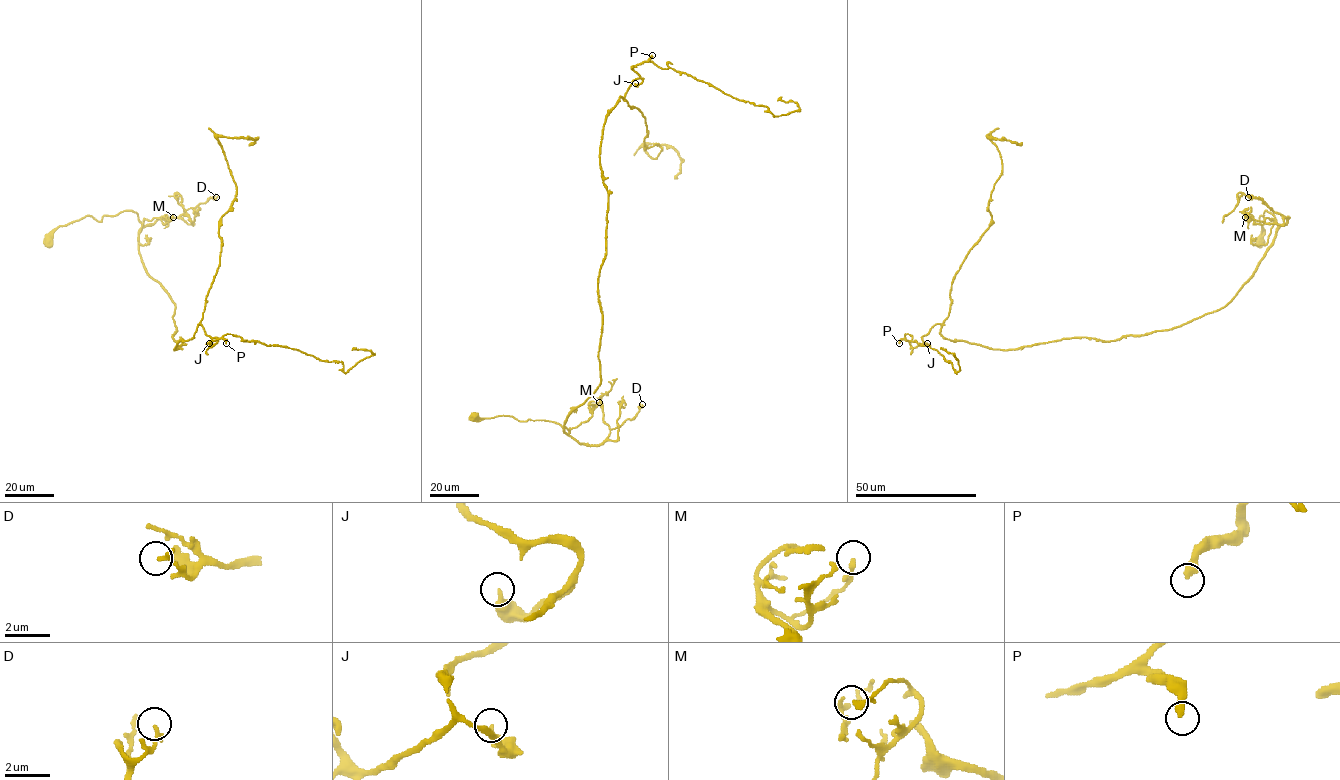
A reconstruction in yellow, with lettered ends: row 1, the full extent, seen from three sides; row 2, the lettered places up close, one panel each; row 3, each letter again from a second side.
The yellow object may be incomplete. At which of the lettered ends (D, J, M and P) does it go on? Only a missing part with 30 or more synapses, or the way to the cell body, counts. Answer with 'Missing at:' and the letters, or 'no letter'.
Missing at: no letter

